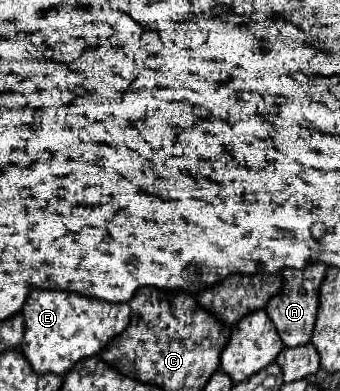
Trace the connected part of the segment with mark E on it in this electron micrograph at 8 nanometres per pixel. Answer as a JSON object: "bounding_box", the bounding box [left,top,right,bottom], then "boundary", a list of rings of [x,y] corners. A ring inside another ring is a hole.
{"bounding_box":[21,289,129,375],"boundary":[[[33,289],[23,305],[23,317],[25,337],[21,351],[35,373],[65,375],[77,361],[105,349],[105,345],[129,325],[129,304],[107,303],[67,291]]]}

